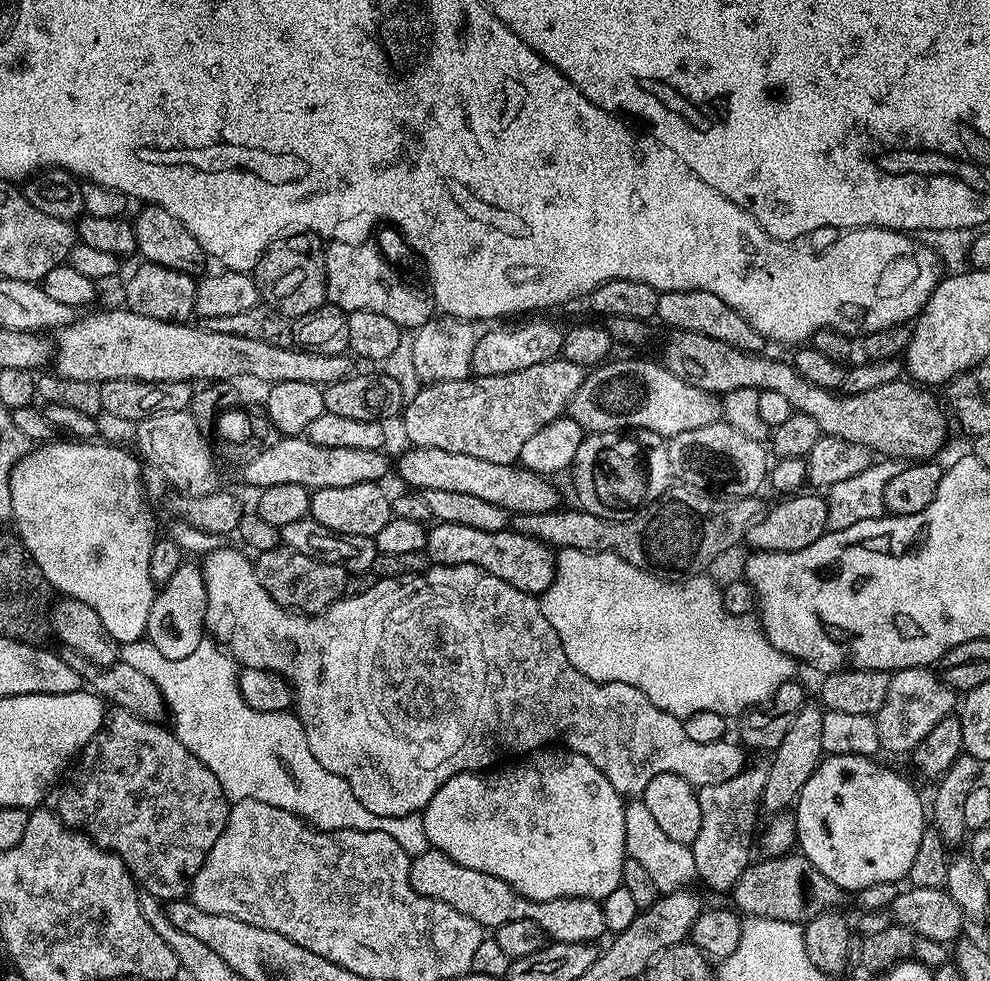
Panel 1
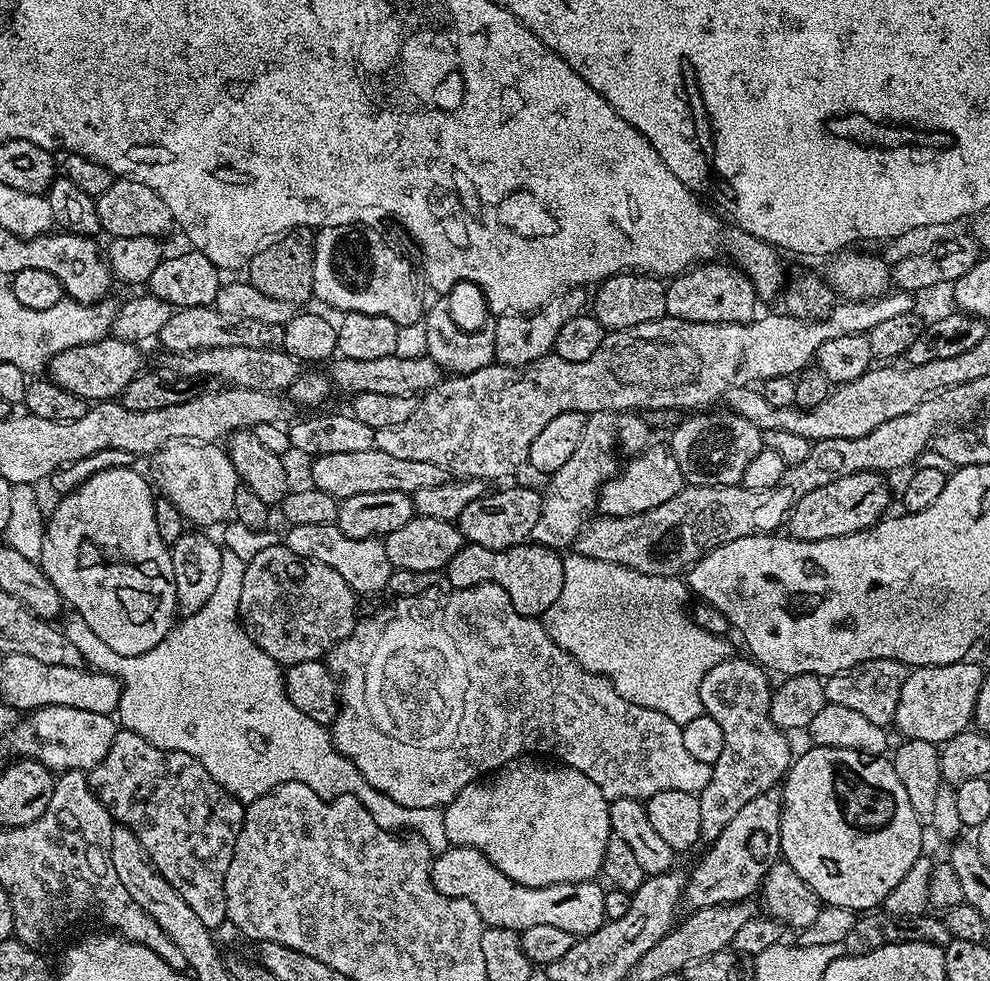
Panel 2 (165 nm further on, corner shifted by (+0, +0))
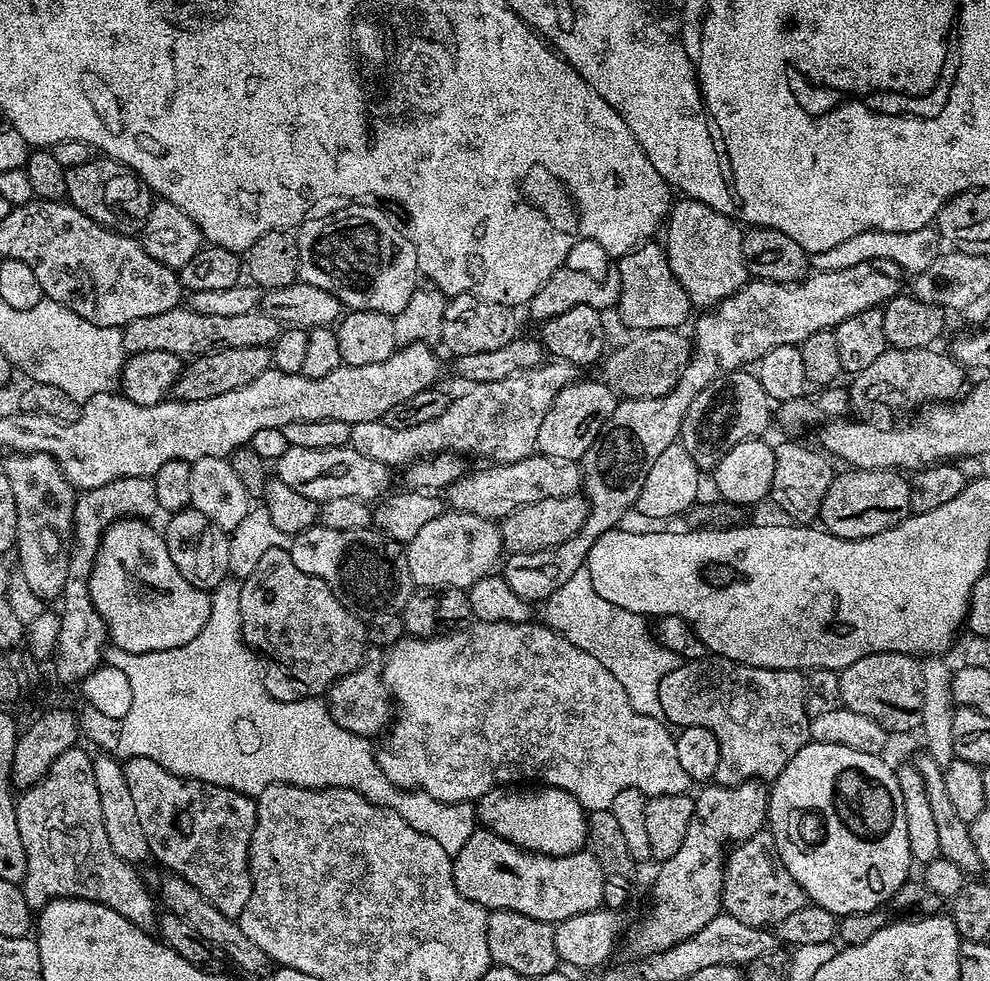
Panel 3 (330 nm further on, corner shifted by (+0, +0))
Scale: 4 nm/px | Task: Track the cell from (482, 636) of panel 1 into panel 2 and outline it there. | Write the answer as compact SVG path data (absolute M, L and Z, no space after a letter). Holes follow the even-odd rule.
M477 584L474 588L459 589L455 594L440 591L401 596L395 601L393 608L384 608L365 620L363 617L354 626L347 640L340 641L326 656L326 663L338 677L340 685L340 706L336 719L330 725L332 745L343 756L350 758L350 762L354 762L358 770L362 770L362 778L366 778L366 782L370 782L374 790L382 790L386 798L394 798L394 802L407 808L443 809L467 784L475 784L477 780L495 773L505 764L528 753L547 754L559 763L569 764L574 770L586 774L586 778L590 778L590 782L594 782L594 786L598 786L598 790L602 790L602 794L610 802L622 798L647 802L662 790L686 790L699 794L706 782L712 780L712 765L698 762L698 758L690 758L690 753L686 751L686 746L682 743L681 725L666 718L666 714L658 710L650 710L622 698L622 694L614 690L608 677L587 672L569 652L563 652L557 646L550 634L546 634L543 623L537 617L523 616L518 614L518 610L514 610L514 602L510 602L510 594L506 594L502 586Z

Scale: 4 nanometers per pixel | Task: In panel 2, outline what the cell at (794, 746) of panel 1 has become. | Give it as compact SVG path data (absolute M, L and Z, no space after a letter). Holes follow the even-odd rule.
M771 788L758 794L758 798L750 798L750 802L738 810L738 815L730 818L720 837L711 841L709 848L712 849L697 862L692 873L687 873L682 900L689 909L737 904L759 893L766 874L781 859L781 803L781 789Z

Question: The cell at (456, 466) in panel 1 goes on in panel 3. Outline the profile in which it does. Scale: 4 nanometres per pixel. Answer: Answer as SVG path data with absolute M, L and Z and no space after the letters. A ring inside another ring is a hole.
M294 446L274 461L274 476L303 497L319 502L330 498L358 498L376 502L389 491L388 483L394 472L382 462L374 462L374 458L358 454L351 446L330 450L306 450L302 446Z

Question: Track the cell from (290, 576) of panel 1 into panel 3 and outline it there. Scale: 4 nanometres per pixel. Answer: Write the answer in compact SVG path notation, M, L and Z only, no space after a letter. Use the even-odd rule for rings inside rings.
M272 546L259 558L253 572L242 580L241 588L241 634L244 643L256 653L266 690L276 700L306 700L320 698L344 675L356 672L365 663L364 655L370 649L365 621L355 616L322 582L298 570L287 547Z

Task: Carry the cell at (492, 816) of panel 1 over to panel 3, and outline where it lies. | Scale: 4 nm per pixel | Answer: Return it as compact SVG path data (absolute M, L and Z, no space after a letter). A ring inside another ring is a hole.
M497 786L474 804L476 819L494 834L506 838L525 852L536 852L539 856L569 856L585 847L588 839L588 817L586 810L566 790L547 786Z

